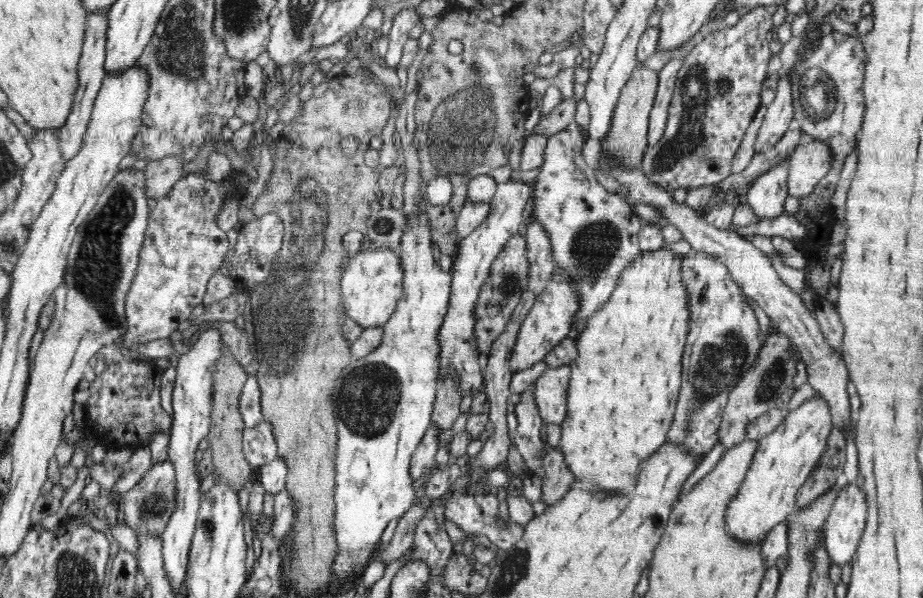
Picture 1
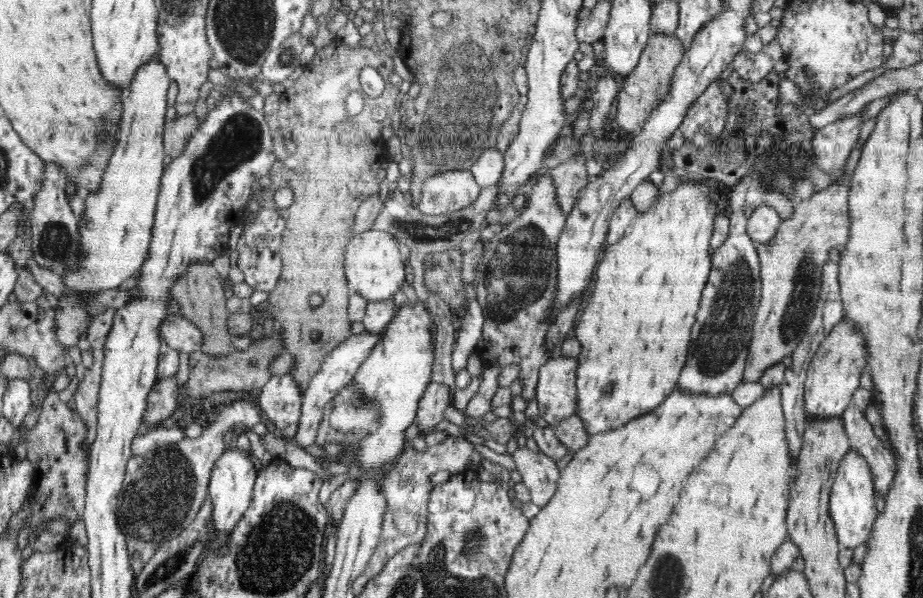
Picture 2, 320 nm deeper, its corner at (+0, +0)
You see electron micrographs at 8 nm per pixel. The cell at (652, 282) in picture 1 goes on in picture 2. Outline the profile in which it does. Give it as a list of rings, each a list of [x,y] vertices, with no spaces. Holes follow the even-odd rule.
[[[682,173],[682,177],[686,177],[685,181],[680,181],[680,184],[670,193],[665,193],[663,197],[657,196],[652,208],[646,212],[638,213],[633,220],[630,230],[623,234],[618,242],[605,246],[605,254],[599,260],[597,269],[594,273],[594,281],[592,288],[585,297],[585,303],[582,307],[582,316],[578,320],[578,325],[575,329],[575,337],[580,341],[581,352],[577,356],[578,368],[576,378],[577,390],[577,406],[576,413],[584,423],[584,427],[588,431],[588,436],[617,429],[619,426],[624,426],[633,418],[646,414],[648,410],[652,410],[654,406],[662,404],[664,398],[670,394],[670,390],[676,386],[680,370],[684,368],[686,356],[688,356],[688,342],[690,342],[690,328],[696,322],[697,312],[700,306],[700,300],[703,288],[706,286],[709,272],[711,271],[711,250],[710,240],[712,238],[712,230],[714,230],[714,220],[717,217],[718,205],[712,199],[712,194],[716,192],[705,181],[692,179],[686,173]]]

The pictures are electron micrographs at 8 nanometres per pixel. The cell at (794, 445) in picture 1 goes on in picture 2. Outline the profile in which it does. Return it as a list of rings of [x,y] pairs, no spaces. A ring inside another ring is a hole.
[[[839,320],[830,334],[823,338],[810,367],[804,384],[804,409],[806,422],[812,419],[837,417],[850,408],[854,392],[860,387],[860,374],[867,367],[866,345],[862,333],[854,323]]]

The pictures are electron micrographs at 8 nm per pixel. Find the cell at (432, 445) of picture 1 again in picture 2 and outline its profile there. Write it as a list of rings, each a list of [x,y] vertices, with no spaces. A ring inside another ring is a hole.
[[[432,381],[420,398],[417,408],[417,422],[419,422],[420,436],[436,434],[434,426],[444,419],[442,414],[450,402],[450,389],[442,383]]]

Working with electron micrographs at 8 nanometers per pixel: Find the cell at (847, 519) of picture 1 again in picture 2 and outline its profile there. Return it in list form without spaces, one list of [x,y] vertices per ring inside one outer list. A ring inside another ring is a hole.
[[[849,449],[848,454],[840,462],[829,497],[830,517],[836,528],[839,548],[855,549],[869,540],[877,518],[874,493],[875,487],[869,463],[862,454]]]

